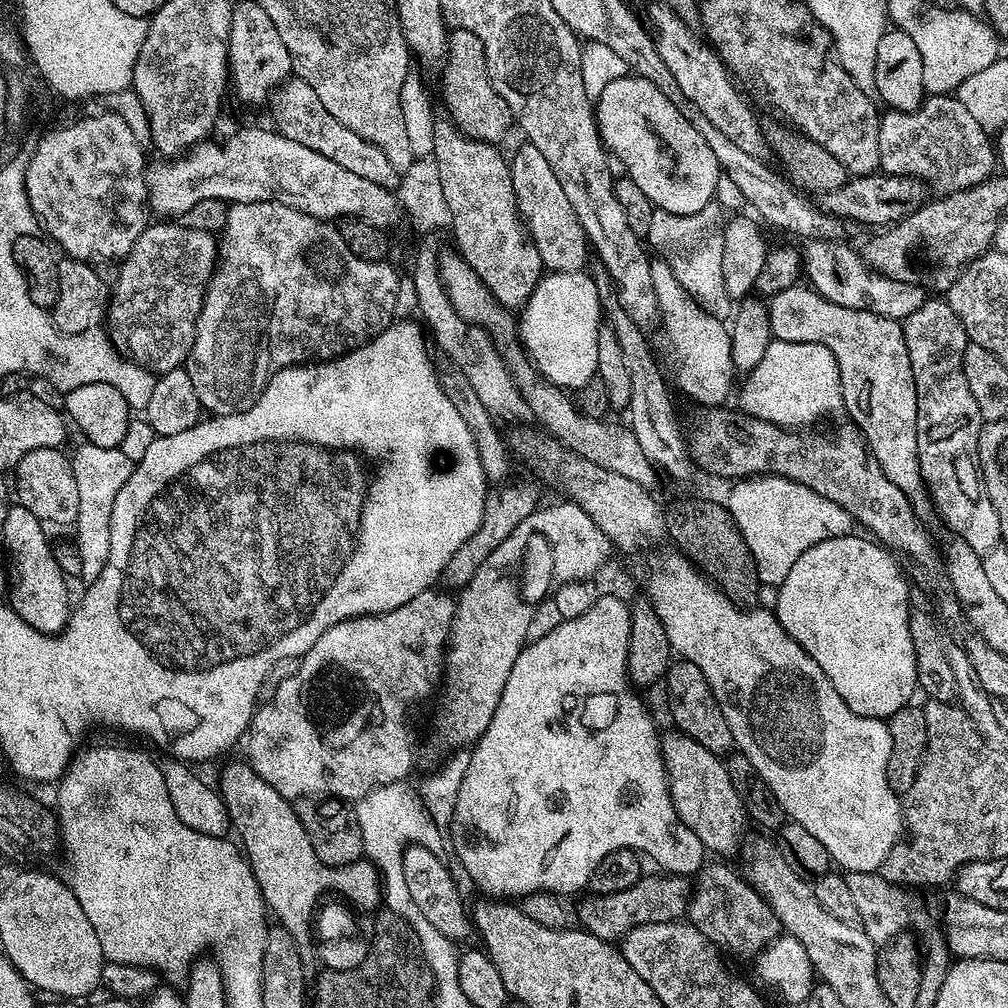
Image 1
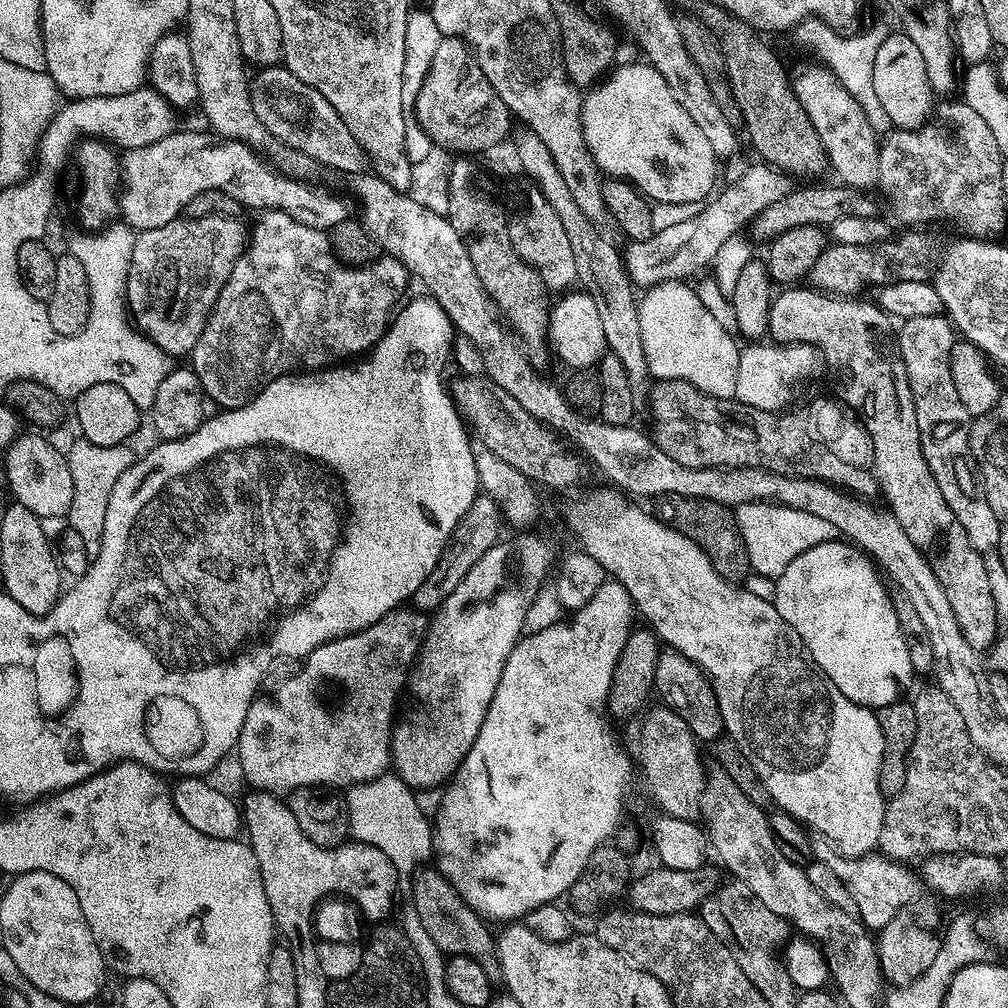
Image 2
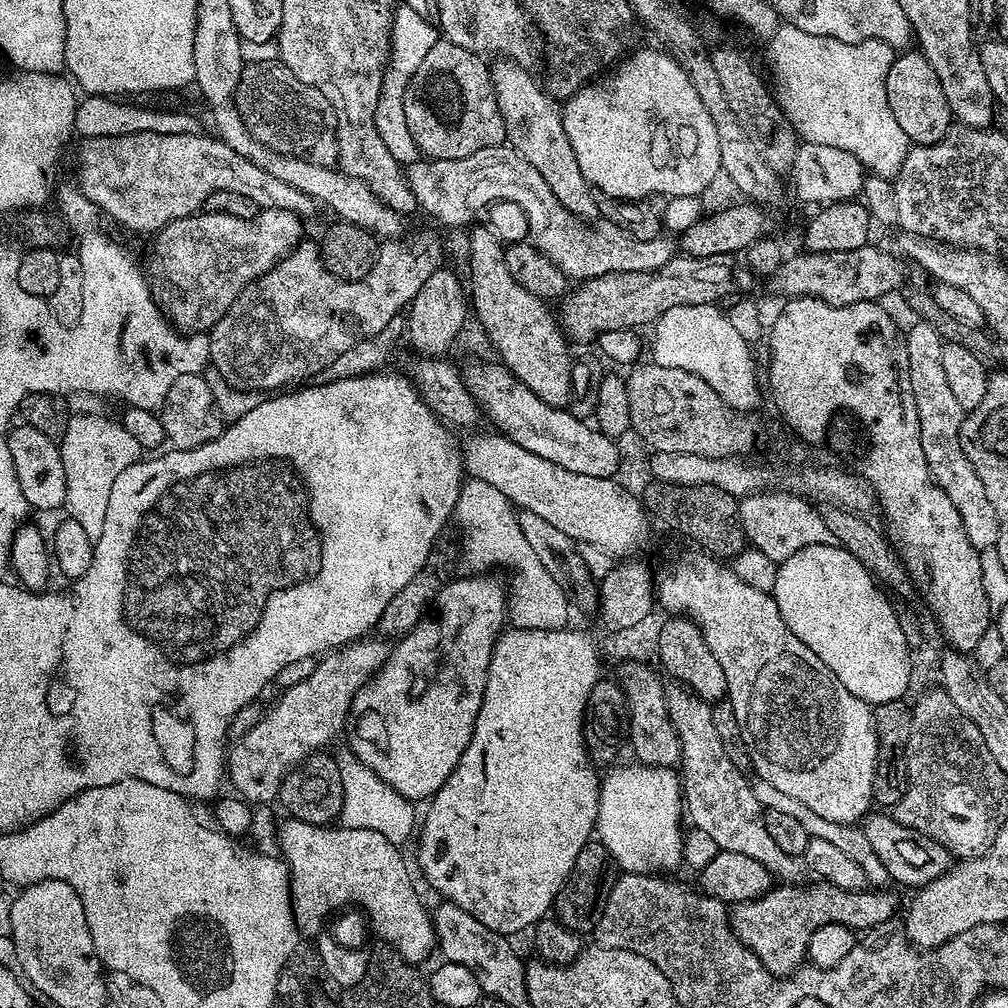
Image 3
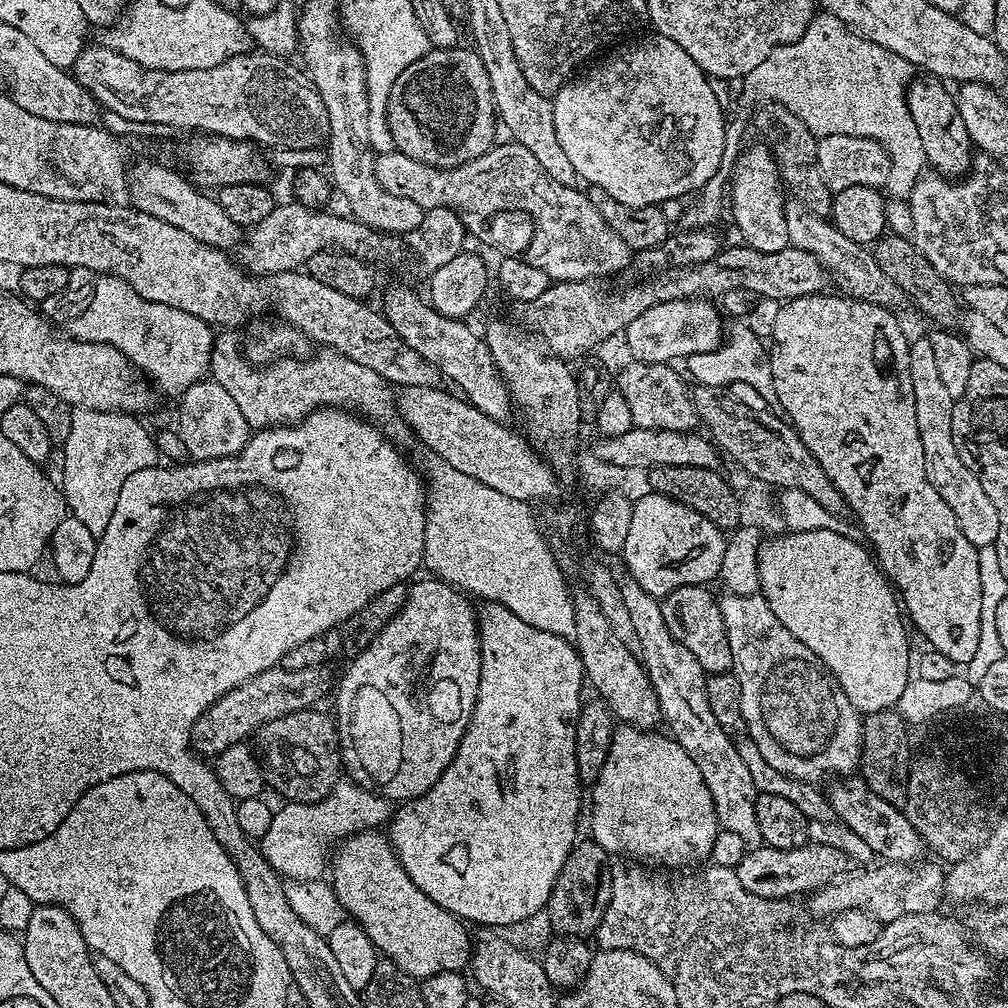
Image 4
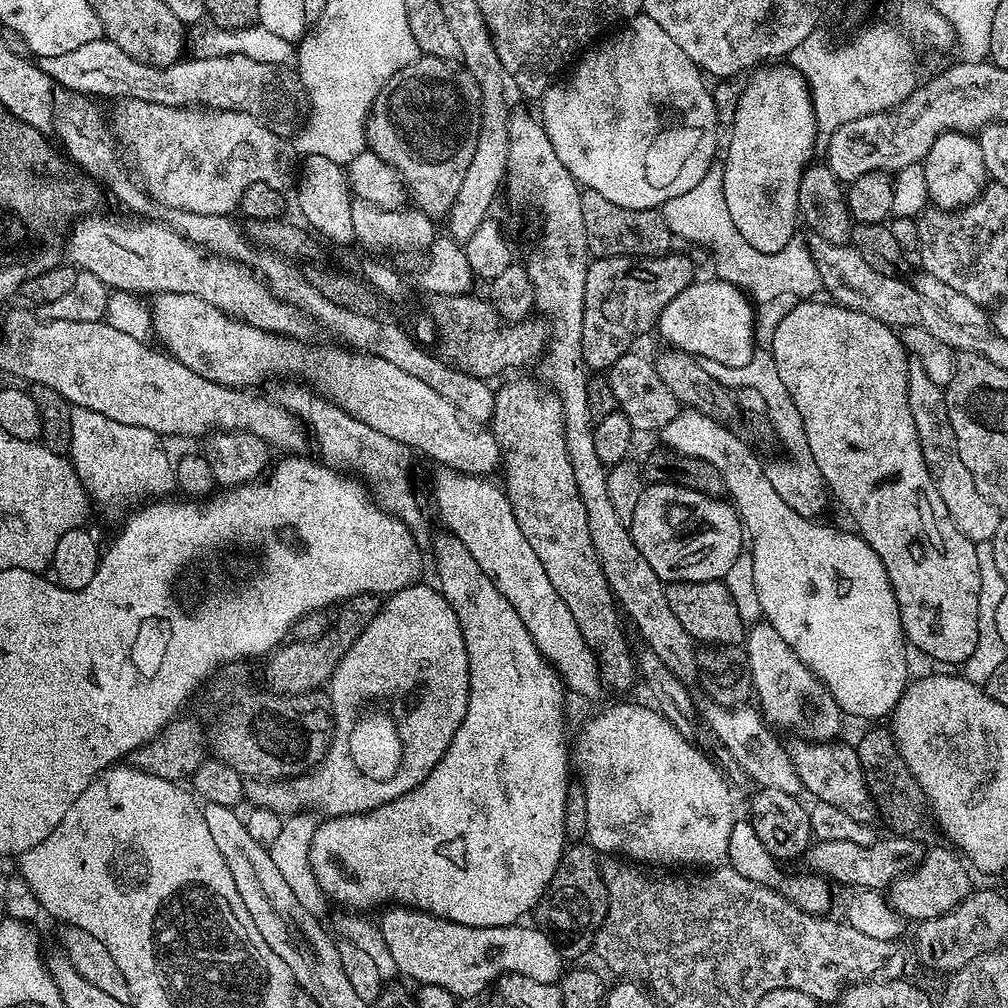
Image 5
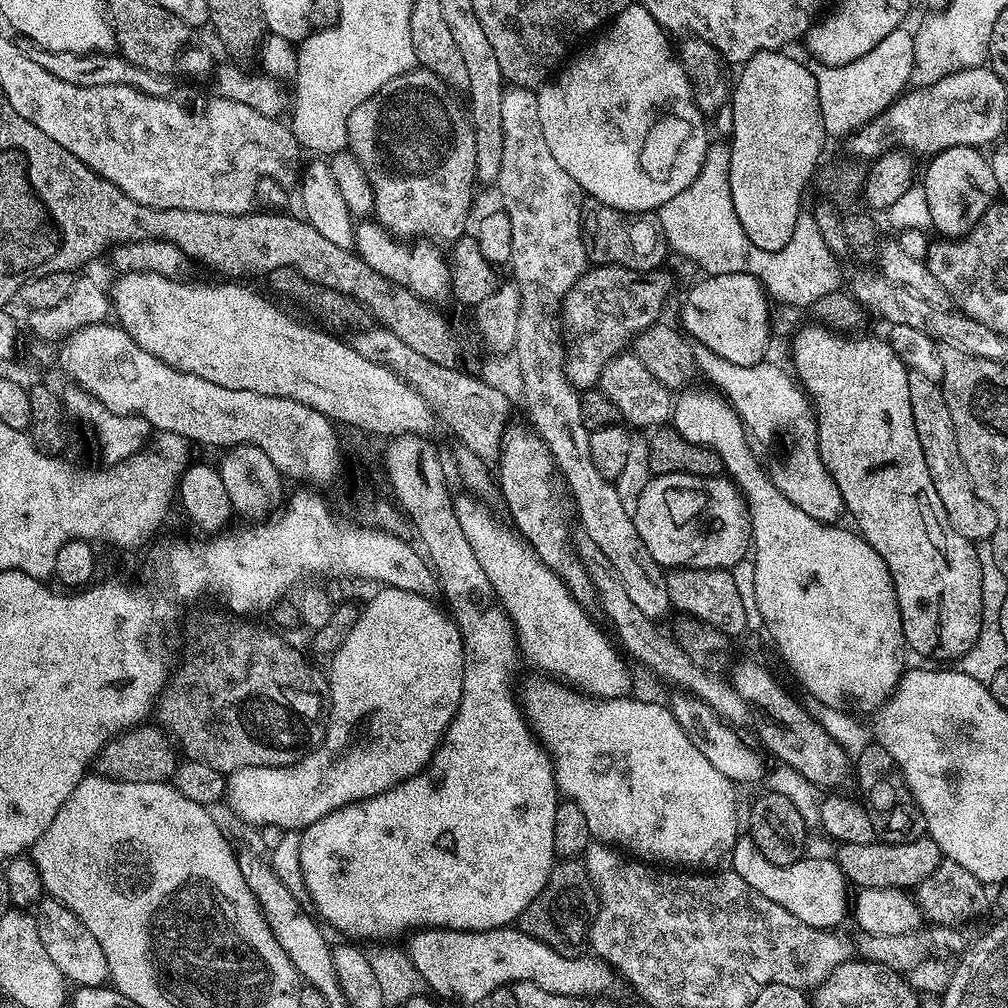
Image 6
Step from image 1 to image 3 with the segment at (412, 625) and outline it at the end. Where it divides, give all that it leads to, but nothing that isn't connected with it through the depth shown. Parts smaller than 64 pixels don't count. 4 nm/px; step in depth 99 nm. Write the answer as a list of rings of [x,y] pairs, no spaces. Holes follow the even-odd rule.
[[[361,638],[359,640],[354,640],[351,644],[344,645],[343,648],[338,648],[327,653],[327,655],[325,655],[323,659],[319,661],[319,663],[321,662],[321,664],[318,665],[317,668],[314,669],[313,672],[305,678],[305,680],[300,680],[297,682],[296,685],[293,686],[293,688],[286,689],[285,692],[277,698],[276,705],[274,705],[273,708],[269,710],[269,712],[267,709],[266,714],[261,715],[259,722],[257,722],[256,725],[254,725],[253,728],[250,729],[250,731],[248,731],[244,736],[239,737],[239,739],[235,741],[236,745],[234,745],[233,748],[231,745],[230,751],[227,753],[226,756],[226,780],[229,785],[232,783],[233,790],[231,791],[235,793],[237,797],[247,801],[248,804],[252,806],[271,805],[271,800],[273,803],[273,801],[275,801],[277,797],[279,797],[280,787],[282,786],[282,782],[284,781],[284,779],[288,777],[288,773],[293,771],[293,769],[295,769],[297,766],[303,764],[309,756],[319,753],[321,750],[327,749],[324,747],[326,747],[327,744],[330,743],[331,740],[339,734],[339,732],[341,735],[341,733],[345,731],[346,725],[349,723],[350,720],[350,713],[352,711],[352,699],[355,698],[355,696],[358,694],[358,690],[360,689],[360,687],[368,683],[368,681],[372,679],[375,672],[377,672],[379,668],[383,666],[390,651],[390,644],[387,639],[372,639],[373,638]]]

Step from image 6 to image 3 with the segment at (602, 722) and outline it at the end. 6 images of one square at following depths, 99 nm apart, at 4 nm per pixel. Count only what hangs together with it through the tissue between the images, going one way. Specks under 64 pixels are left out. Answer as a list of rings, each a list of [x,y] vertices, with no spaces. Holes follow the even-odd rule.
[[[631,762],[625,768],[613,767],[607,777],[600,782],[600,801],[596,815],[595,835],[599,843],[606,846],[615,867],[621,873],[633,872],[643,876],[653,874],[672,874],[676,867],[684,864],[684,841],[686,828],[680,825],[686,816],[686,805],[682,791],[682,780],[675,776],[672,768],[654,768],[639,762]]]

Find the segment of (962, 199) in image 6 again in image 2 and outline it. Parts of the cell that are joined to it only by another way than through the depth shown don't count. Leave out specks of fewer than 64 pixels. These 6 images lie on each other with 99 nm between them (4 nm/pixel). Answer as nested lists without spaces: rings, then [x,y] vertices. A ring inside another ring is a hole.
[[[903,30],[889,31],[885,35],[882,46],[879,47],[875,66],[875,93],[878,102],[882,102],[882,110],[886,110],[889,121],[900,130],[915,130],[923,128],[933,119],[934,109],[938,104],[937,93],[932,90],[930,74],[926,74],[926,58],[918,51],[918,46],[907,36]]]

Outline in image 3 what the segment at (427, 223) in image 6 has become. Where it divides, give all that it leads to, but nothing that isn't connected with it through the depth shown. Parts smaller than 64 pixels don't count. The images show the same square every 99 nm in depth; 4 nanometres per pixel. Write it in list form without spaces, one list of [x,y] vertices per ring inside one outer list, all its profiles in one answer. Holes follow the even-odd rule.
[[[440,38],[427,51],[426,58],[415,70],[405,88],[405,116],[410,134],[419,151],[429,160],[462,159],[486,147],[498,147],[505,143],[504,123],[498,110],[498,98],[494,94],[489,65],[477,53],[462,50],[454,42]]]

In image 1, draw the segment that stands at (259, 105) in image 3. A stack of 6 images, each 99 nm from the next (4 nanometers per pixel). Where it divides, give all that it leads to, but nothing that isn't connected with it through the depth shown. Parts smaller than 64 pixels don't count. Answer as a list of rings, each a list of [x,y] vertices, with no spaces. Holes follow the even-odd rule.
[[[289,78],[273,91],[270,97],[272,116],[276,119],[275,131],[294,142],[302,142],[302,146],[310,146],[310,150],[318,150],[318,154],[326,154],[330,162],[338,162],[338,166],[346,166],[346,170],[354,170],[361,178],[370,178],[378,186],[389,190],[396,190],[400,186],[401,173],[390,166],[390,160],[378,146],[358,138],[350,126],[342,126],[326,106],[322,106],[318,94],[314,94],[311,86],[306,86],[299,78]]]

